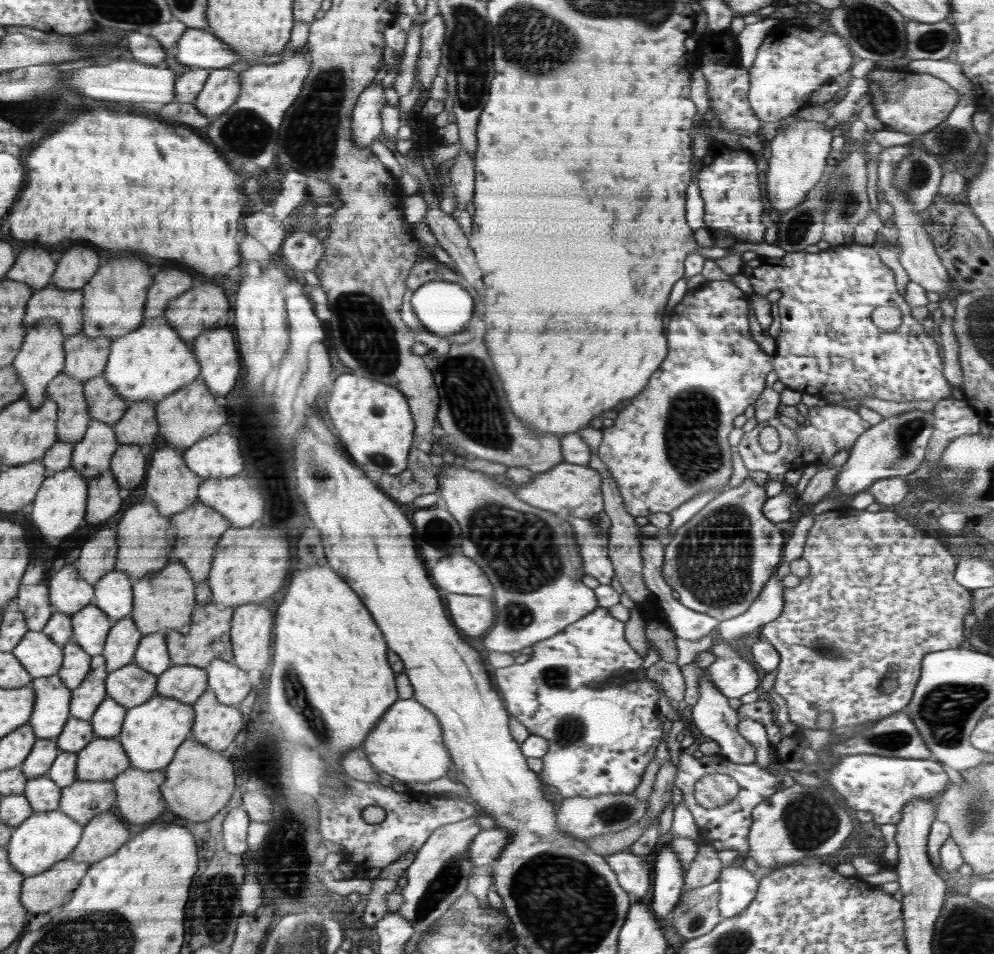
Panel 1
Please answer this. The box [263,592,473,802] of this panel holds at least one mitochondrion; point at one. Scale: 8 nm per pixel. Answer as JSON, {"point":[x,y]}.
{"point":[297,699]}

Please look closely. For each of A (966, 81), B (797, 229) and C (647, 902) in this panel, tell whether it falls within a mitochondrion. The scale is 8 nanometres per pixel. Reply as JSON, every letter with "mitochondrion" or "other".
{"A":"other","B":"mitochondrion","C":"other"}

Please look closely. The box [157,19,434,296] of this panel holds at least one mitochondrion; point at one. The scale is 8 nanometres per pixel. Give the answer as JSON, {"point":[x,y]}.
{"point":[310,142]}

